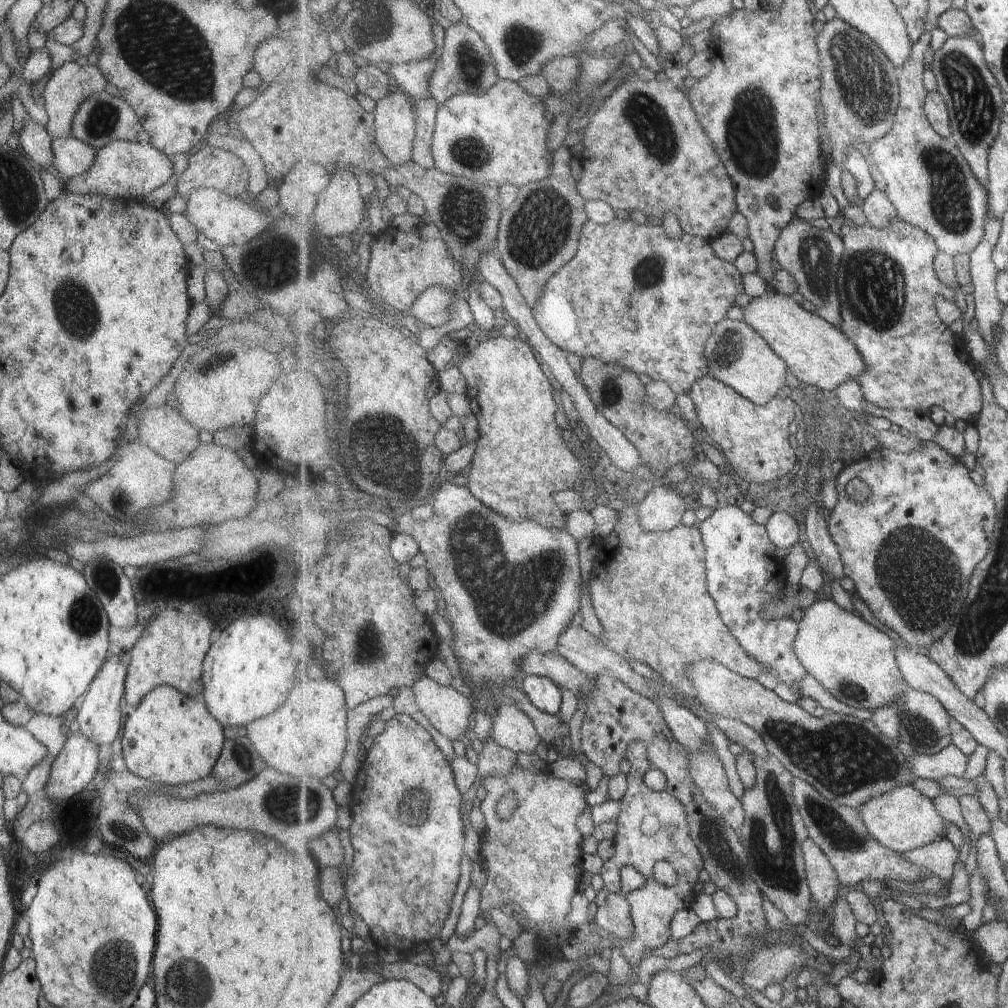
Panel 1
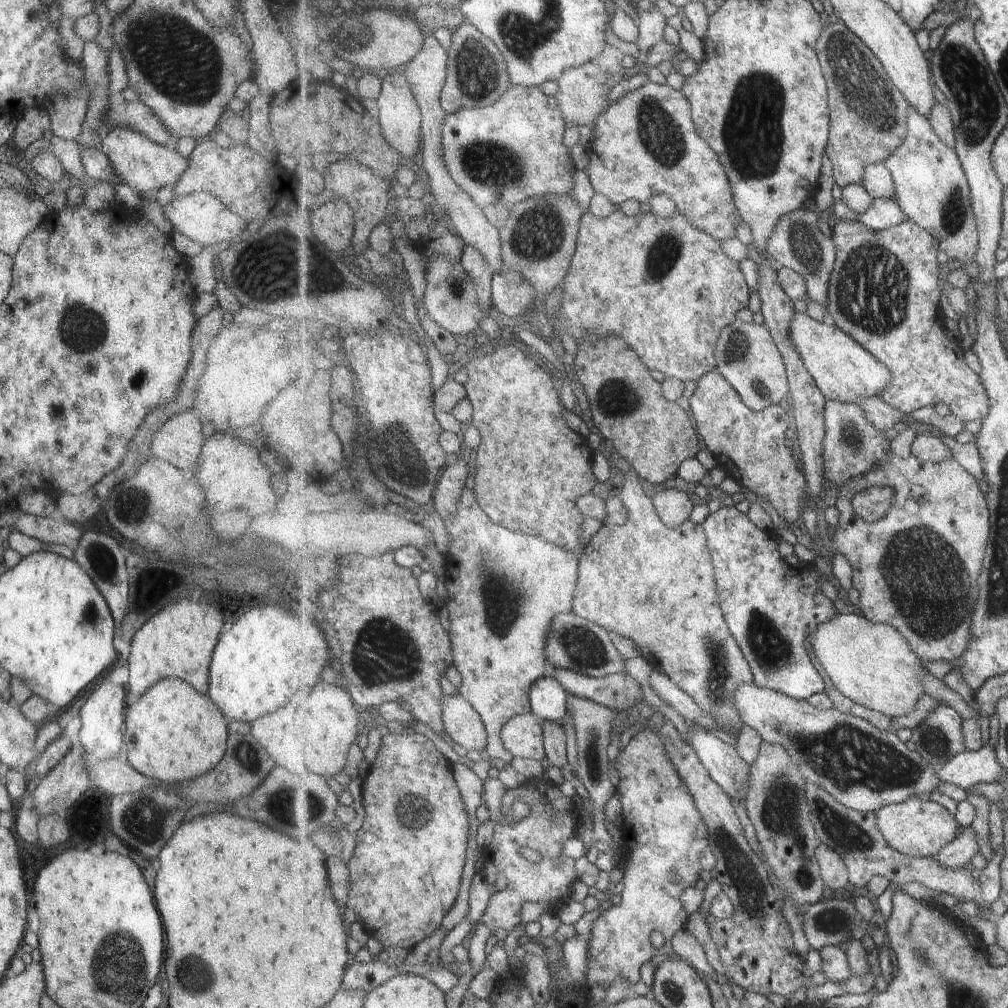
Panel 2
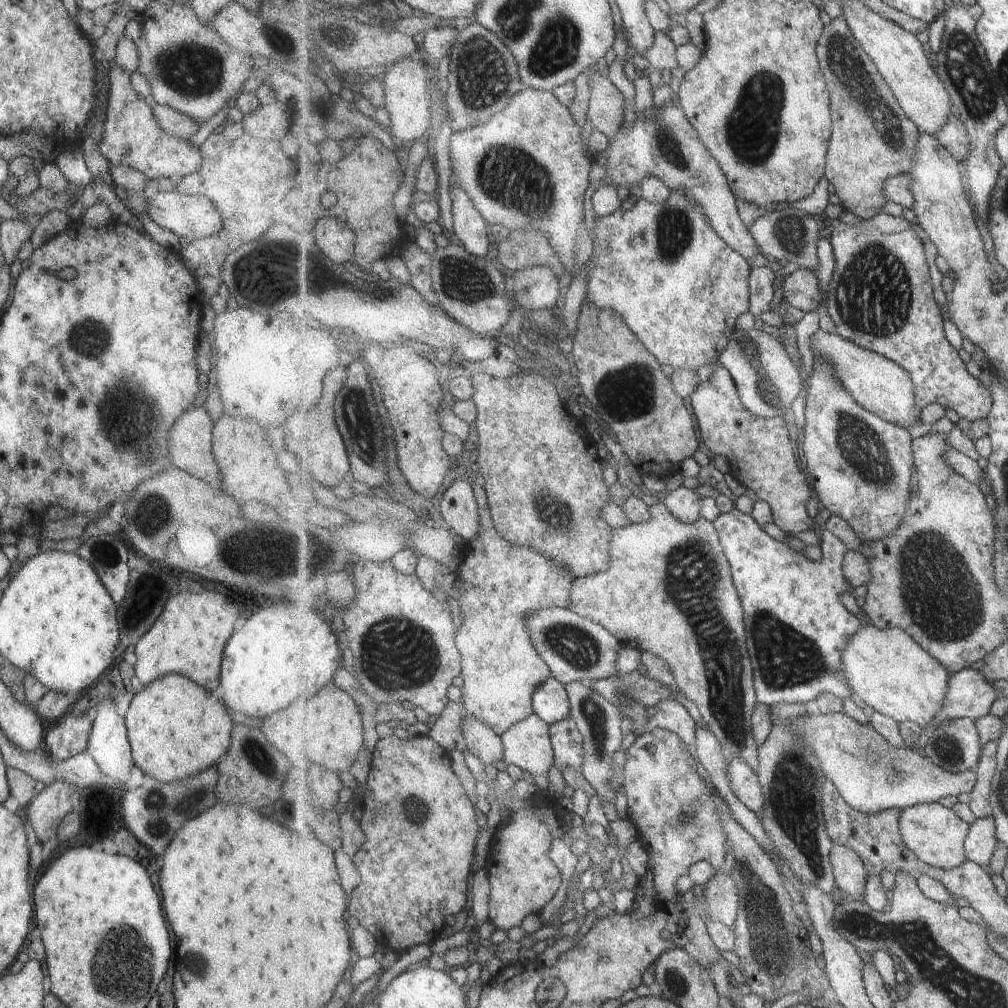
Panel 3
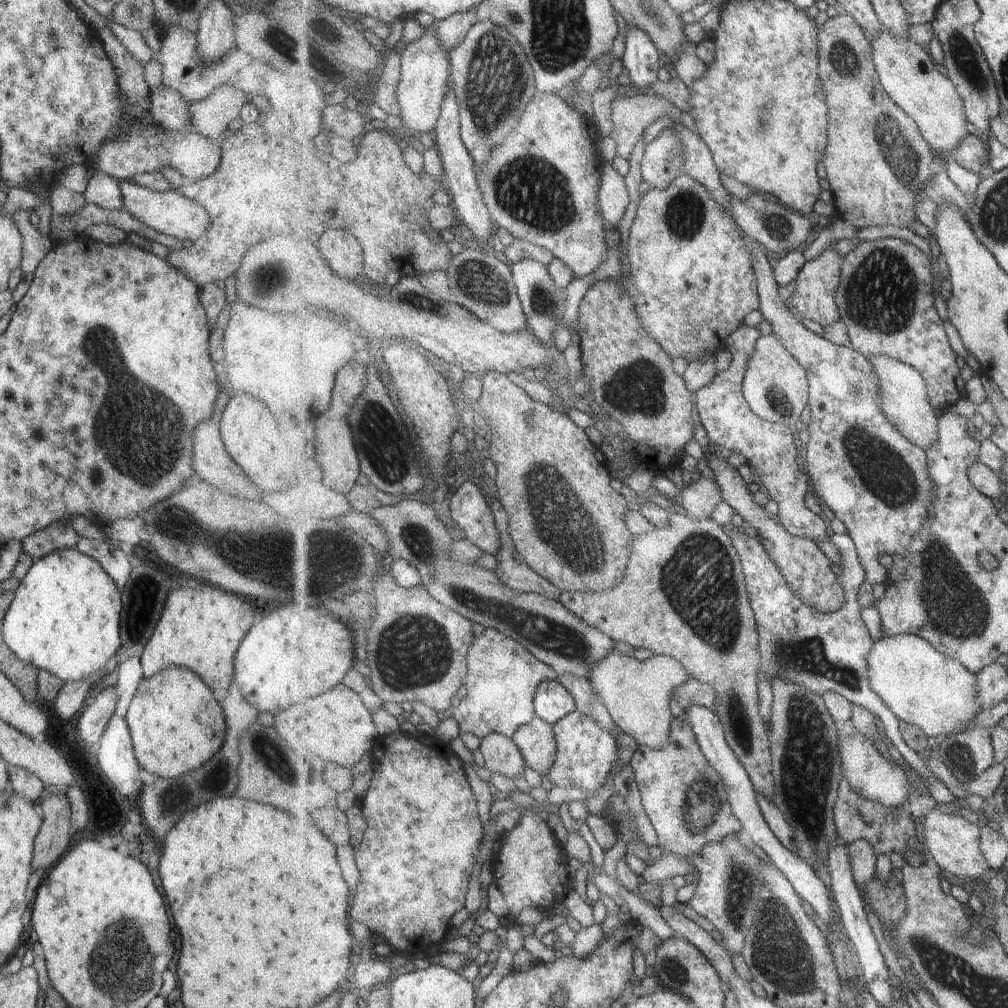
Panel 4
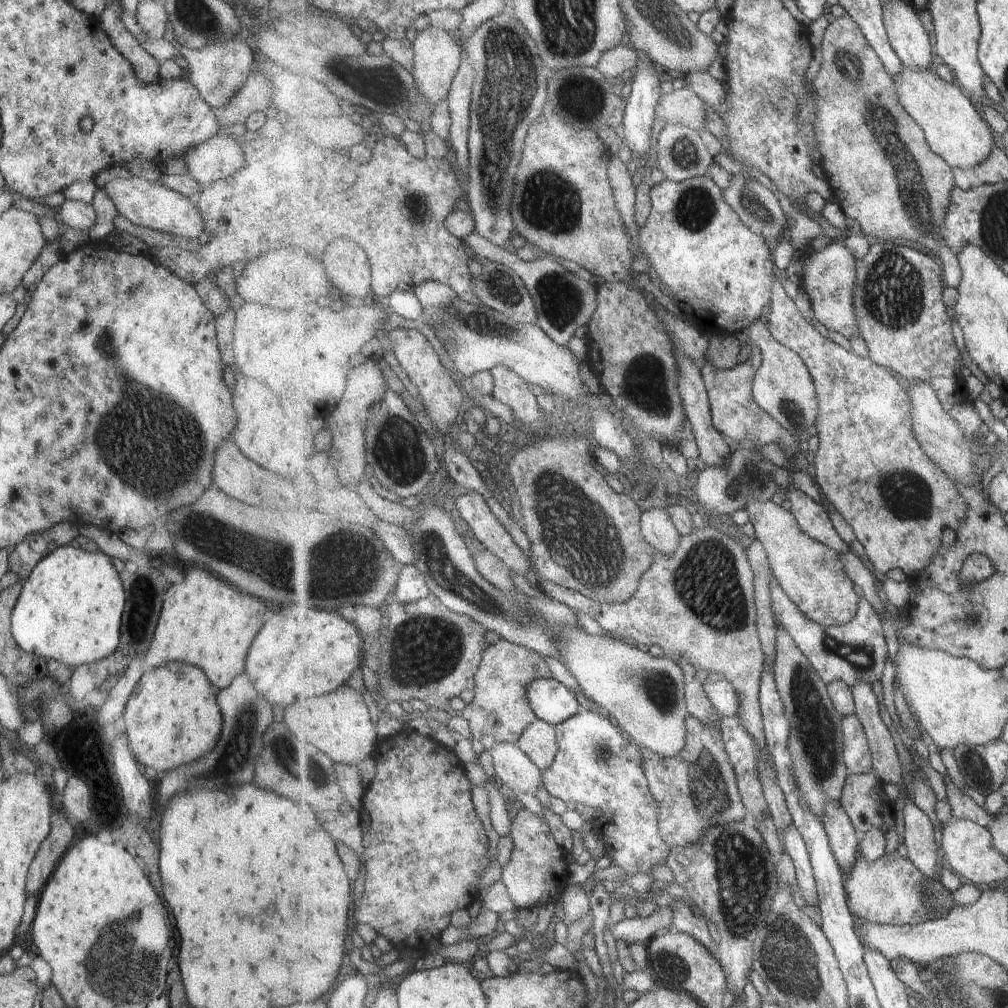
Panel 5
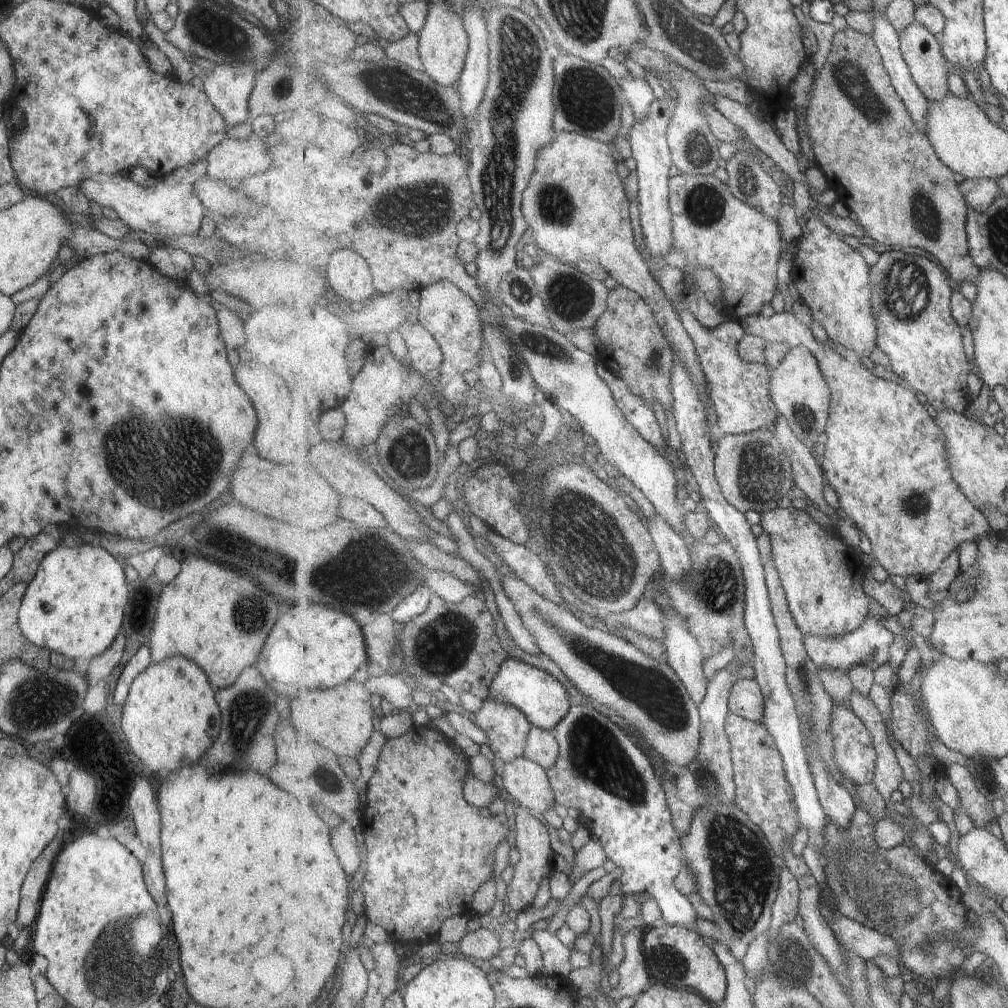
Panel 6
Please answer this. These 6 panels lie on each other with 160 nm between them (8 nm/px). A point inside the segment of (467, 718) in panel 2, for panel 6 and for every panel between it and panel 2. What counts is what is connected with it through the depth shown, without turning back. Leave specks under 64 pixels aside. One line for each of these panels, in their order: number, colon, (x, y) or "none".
3: (482, 741)
4: (500, 753)
5: (516, 771)
6: (527, 782)

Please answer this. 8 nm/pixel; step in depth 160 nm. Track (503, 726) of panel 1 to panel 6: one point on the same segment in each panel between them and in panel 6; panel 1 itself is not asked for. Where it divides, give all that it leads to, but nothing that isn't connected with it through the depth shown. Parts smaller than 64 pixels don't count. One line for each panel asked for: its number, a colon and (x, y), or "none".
2: (523, 736)
3: (528, 745)
4: (536, 741)
5: (539, 742)
6: (543, 748)

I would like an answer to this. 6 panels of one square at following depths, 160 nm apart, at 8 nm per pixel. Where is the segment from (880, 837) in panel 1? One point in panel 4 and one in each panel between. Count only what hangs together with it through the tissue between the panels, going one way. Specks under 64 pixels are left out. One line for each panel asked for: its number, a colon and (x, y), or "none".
2: (921, 828)
3: (936, 834)
4: (954, 842)

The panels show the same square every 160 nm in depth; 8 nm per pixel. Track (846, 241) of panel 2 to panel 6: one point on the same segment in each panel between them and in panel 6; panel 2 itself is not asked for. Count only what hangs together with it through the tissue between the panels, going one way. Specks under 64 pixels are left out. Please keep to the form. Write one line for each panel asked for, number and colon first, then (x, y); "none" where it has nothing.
3: (881, 296)
4: (886, 299)
5: (900, 296)
6: (912, 298)

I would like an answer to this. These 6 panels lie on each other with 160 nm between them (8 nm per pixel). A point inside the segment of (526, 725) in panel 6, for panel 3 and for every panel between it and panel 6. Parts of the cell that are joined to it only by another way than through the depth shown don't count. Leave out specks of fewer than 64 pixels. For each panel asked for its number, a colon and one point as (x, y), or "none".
3: (503, 583)
4: (503, 677)
5: (500, 712)

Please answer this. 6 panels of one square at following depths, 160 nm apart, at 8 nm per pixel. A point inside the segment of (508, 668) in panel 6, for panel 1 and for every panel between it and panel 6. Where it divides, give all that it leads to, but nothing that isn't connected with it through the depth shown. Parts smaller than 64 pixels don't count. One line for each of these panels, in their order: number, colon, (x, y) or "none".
1: (547, 695)
2: (549, 700)
3: (551, 703)
4: (553, 701)
5: (553, 702)

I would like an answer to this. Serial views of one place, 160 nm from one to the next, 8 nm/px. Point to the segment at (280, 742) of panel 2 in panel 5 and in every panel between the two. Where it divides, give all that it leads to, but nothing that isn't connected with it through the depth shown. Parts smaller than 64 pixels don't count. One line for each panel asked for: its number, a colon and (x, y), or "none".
3: (327, 729)
4: (336, 725)
5: (340, 725)

